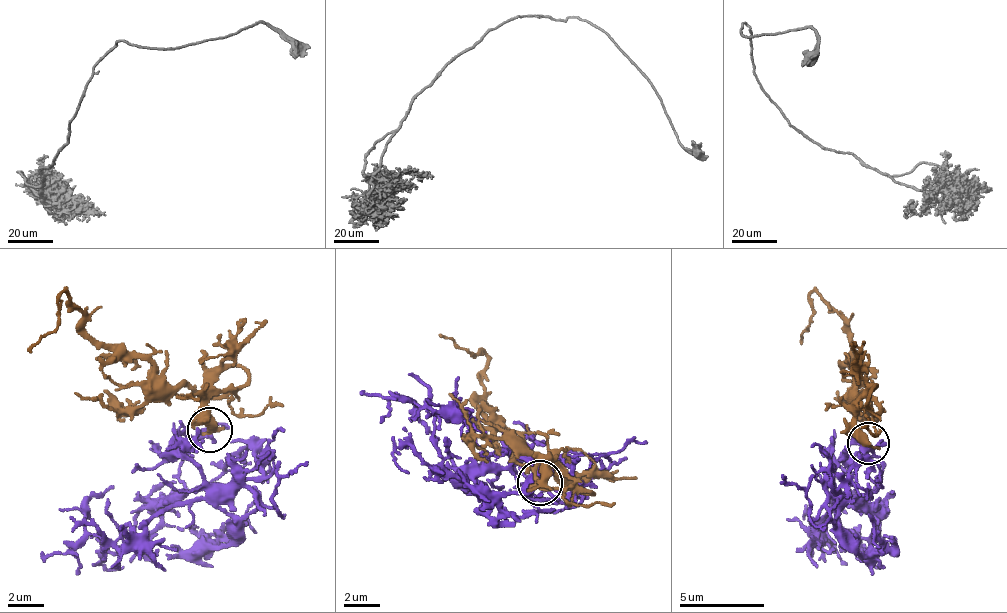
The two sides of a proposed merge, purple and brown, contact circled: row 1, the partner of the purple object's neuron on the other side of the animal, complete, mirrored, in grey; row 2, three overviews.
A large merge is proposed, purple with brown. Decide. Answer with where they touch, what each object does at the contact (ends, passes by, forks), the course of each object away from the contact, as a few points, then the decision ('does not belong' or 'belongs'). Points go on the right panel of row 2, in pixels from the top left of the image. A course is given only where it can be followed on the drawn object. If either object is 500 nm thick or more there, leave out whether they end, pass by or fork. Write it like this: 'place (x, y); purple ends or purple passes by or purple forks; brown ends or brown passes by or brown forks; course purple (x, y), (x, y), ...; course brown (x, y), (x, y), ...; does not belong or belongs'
place (868, 443); course purple (867, 442), (865, 453), (838, 465), (836, 507), (817, 527), (822, 535), (832, 509), (857, 487); course brown (867, 442), (855, 416), (879, 412), (856, 391), (852, 367), (861, 361), (817, 292), (799, 343); belongs

